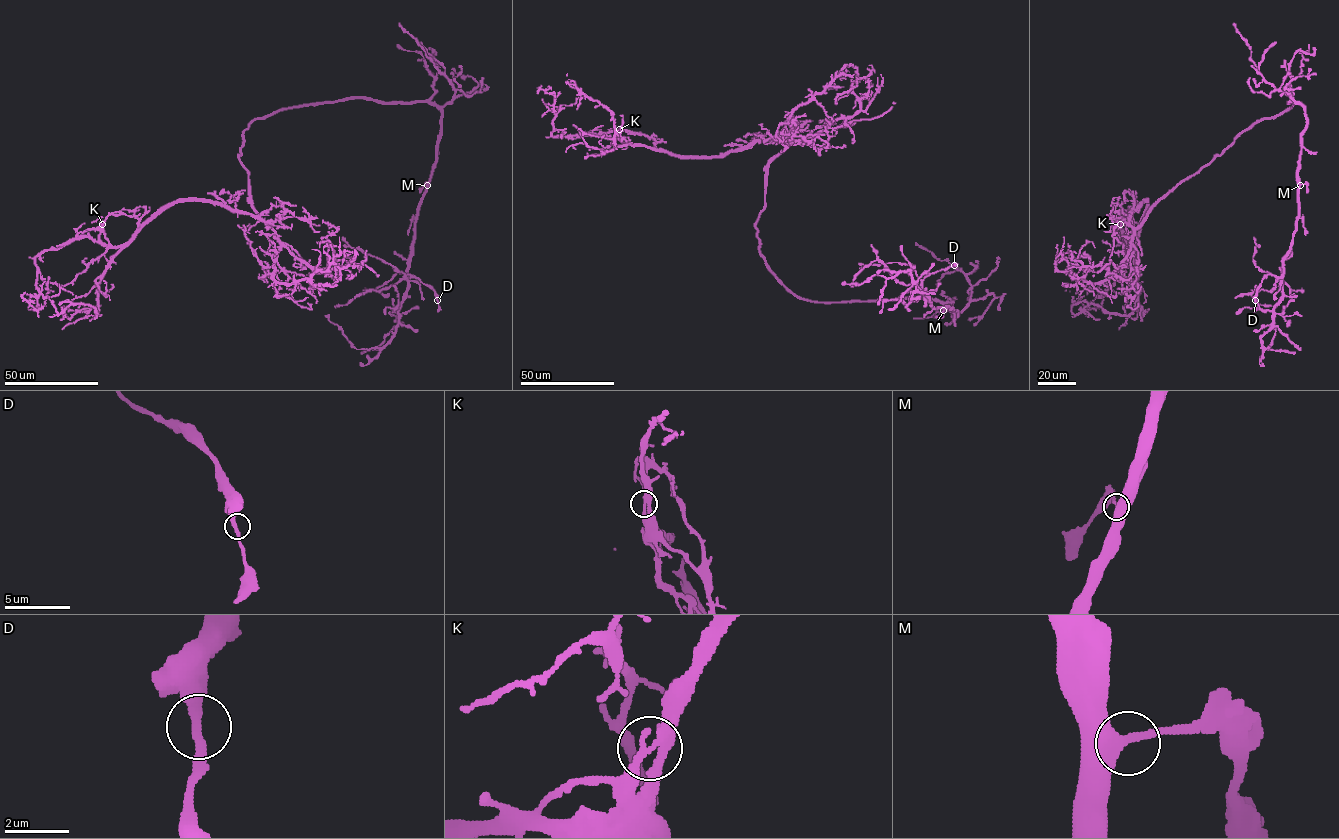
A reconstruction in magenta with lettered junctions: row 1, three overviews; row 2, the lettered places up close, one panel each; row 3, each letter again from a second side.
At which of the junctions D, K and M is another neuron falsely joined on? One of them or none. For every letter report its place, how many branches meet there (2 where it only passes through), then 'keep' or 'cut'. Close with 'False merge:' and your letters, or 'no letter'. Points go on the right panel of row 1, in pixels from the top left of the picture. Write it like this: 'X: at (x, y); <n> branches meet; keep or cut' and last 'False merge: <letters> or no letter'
D: at (1255, 300); 2 branches meet; keep
K: at (1120, 224); 2 branches meet; cut
M: at (1300, 185); 2 branches meet; keep
False merge: K

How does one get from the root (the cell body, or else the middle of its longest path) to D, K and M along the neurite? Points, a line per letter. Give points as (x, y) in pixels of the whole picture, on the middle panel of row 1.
D: (767, 265), (804, 299), (928, 298), (957, 316), (949, 307), (934, 308), (922, 288), (926, 276), (954, 265)
K: (767, 265), (755, 223), (767, 167), (786, 140), (679, 157), (619, 129)
M: (767, 265), (788, 289), (811, 300), (928, 298), (940, 300), (957, 315), (949, 307), (943, 310)

